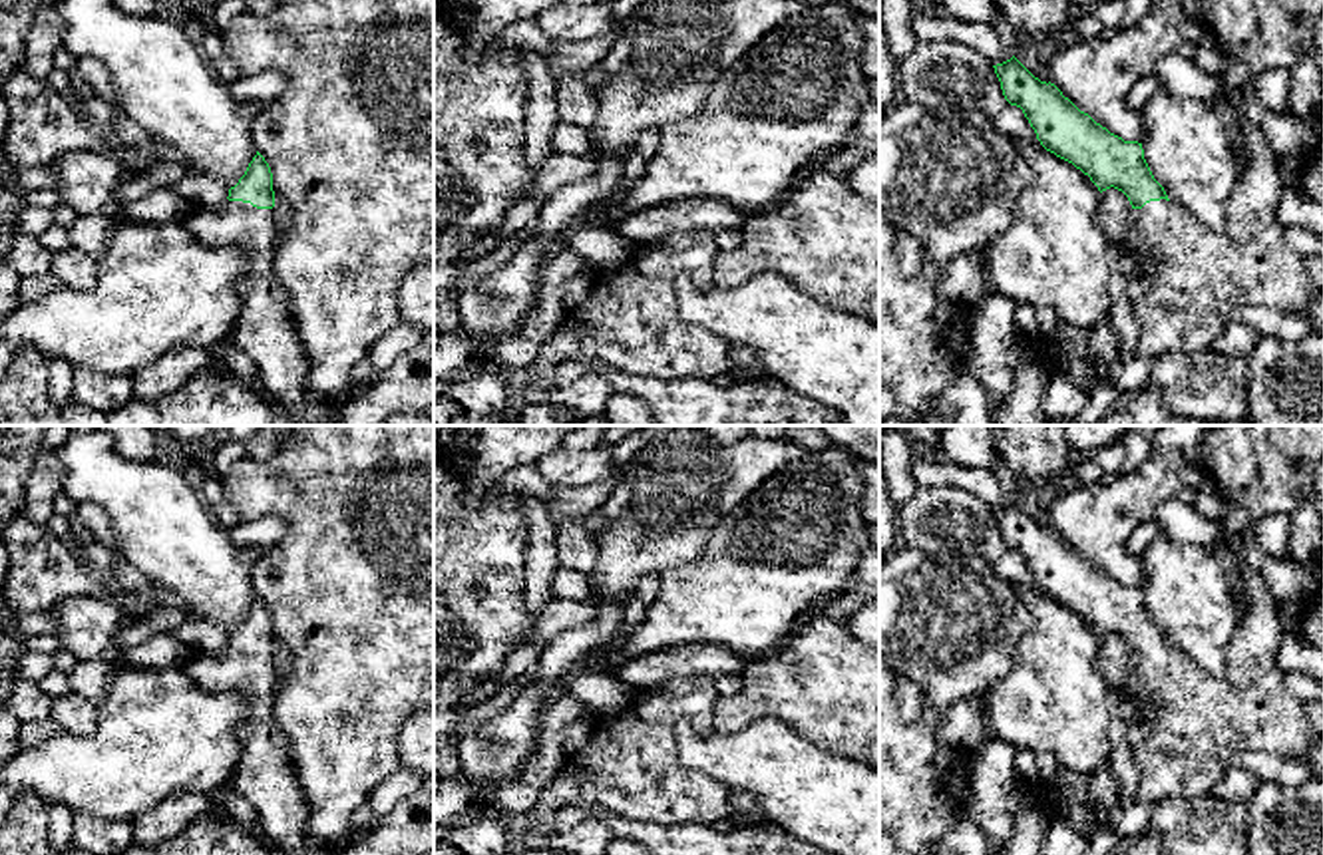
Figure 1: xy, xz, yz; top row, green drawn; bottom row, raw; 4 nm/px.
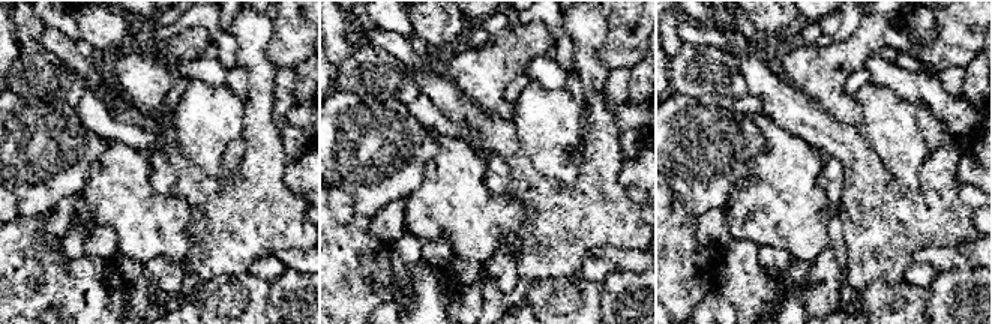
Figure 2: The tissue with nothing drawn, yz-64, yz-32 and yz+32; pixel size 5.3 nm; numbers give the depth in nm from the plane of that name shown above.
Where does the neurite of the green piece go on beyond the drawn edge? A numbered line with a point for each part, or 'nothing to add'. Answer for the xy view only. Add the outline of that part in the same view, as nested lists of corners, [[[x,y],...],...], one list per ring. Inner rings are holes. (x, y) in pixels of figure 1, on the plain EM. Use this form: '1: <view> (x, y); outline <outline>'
1: xy (265, 778); outline [[[243,646],[215,654],[195,652],[181,668],[207,692],[233,692],[245,700],[239,726],[239,764],[229,785],[257,811],[257,831],[284,855],[328,855],[332,847],[306,829],[306,799],[294,779],[290,744],[273,716],[275,658]]]

